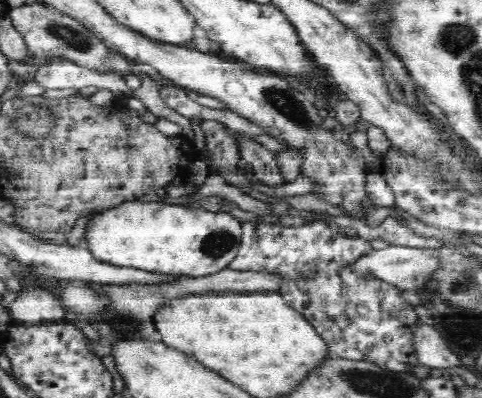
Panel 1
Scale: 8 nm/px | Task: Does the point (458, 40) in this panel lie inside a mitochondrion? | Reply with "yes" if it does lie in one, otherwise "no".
yes

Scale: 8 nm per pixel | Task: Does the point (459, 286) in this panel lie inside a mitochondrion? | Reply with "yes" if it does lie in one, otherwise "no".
yes

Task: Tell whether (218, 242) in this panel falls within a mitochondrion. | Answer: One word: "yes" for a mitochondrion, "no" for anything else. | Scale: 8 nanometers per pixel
yes

